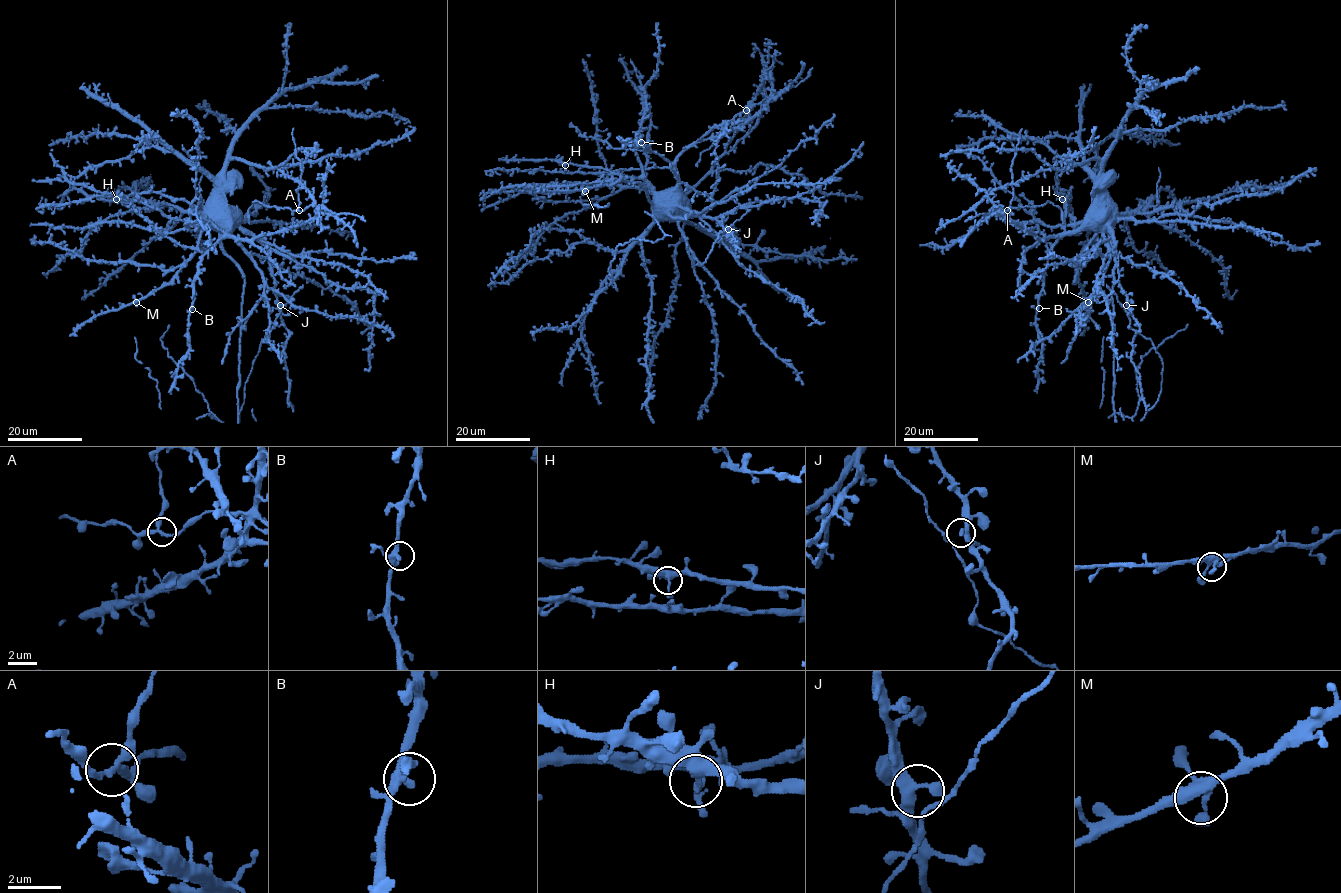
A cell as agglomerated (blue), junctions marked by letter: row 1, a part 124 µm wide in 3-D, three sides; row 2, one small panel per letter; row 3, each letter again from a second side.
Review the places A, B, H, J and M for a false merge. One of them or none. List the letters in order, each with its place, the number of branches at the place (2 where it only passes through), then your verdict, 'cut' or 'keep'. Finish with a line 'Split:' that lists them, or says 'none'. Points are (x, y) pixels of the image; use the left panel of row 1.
A: (299, 210) | 3 | cut
B: (192, 309) | 3 | keep
H: (116, 199) | 3 | keep
J: (280, 305) | 3 | keep
M: (136, 302) | 3 | keep
Split: A

